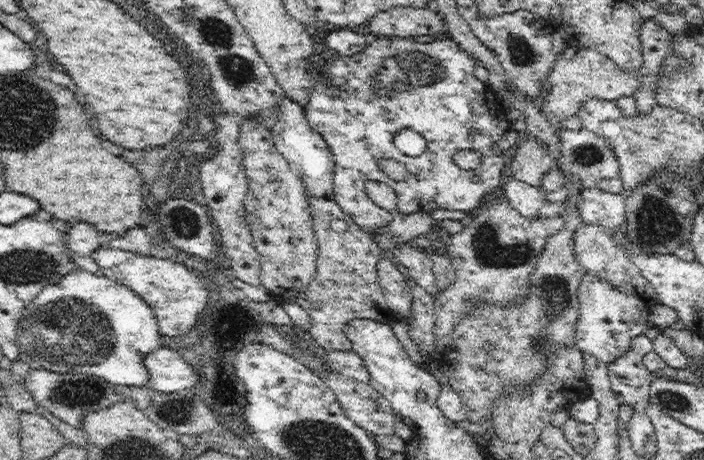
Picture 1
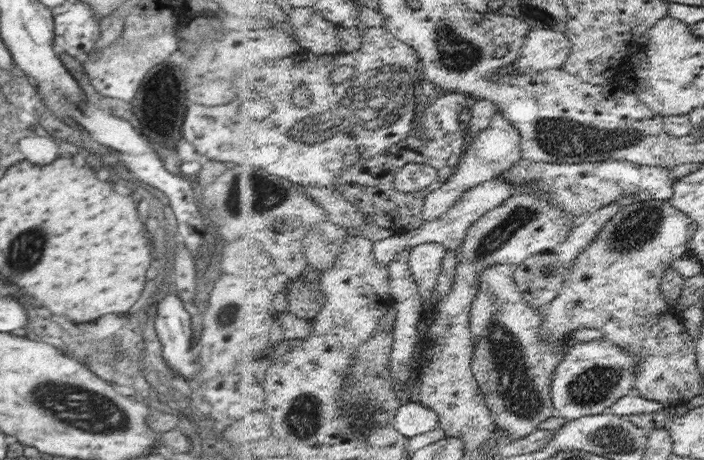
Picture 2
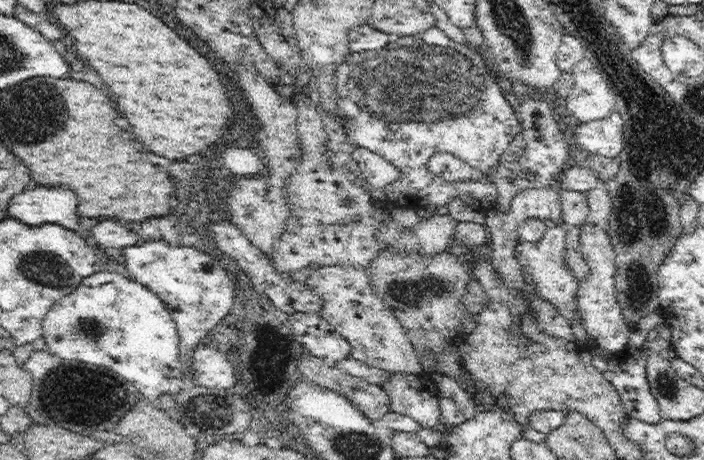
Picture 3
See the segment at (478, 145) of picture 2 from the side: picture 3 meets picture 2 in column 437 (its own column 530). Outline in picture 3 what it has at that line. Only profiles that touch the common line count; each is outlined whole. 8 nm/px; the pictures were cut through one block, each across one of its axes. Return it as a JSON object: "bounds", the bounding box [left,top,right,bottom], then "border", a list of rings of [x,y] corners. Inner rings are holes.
{"bounds":[506,185,572,232],"border":[[[533,185],[530,190],[522,190],[512,200],[512,210],[506,220],[506,226],[516,228],[528,218],[546,222],[552,220],[558,227],[567,232],[572,228],[564,219],[560,189],[538,188]]]}

